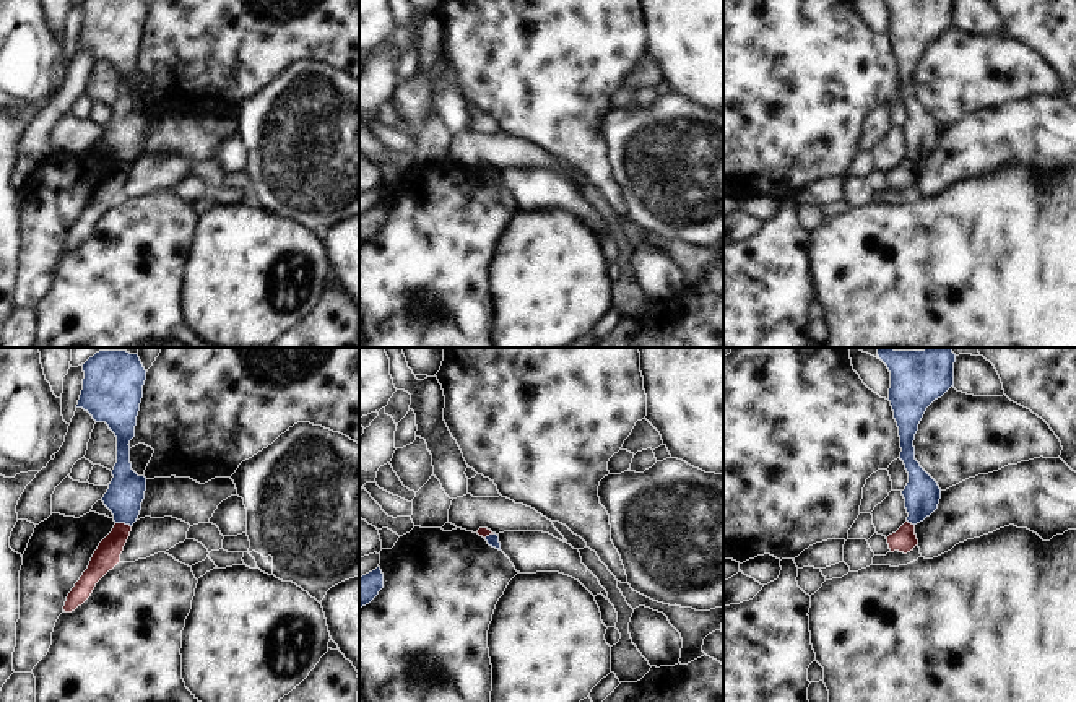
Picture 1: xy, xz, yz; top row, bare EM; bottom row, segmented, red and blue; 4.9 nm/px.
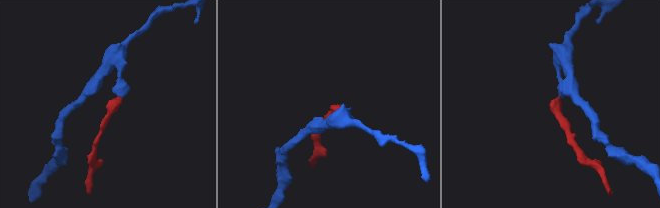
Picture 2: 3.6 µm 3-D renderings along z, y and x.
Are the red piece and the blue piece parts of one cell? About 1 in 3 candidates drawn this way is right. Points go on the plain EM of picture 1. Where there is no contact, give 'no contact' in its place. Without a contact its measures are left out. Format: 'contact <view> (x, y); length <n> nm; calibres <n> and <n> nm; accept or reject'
contact xy (124, 160); length 80 nm; calibres 130 and 180 nm; reject

